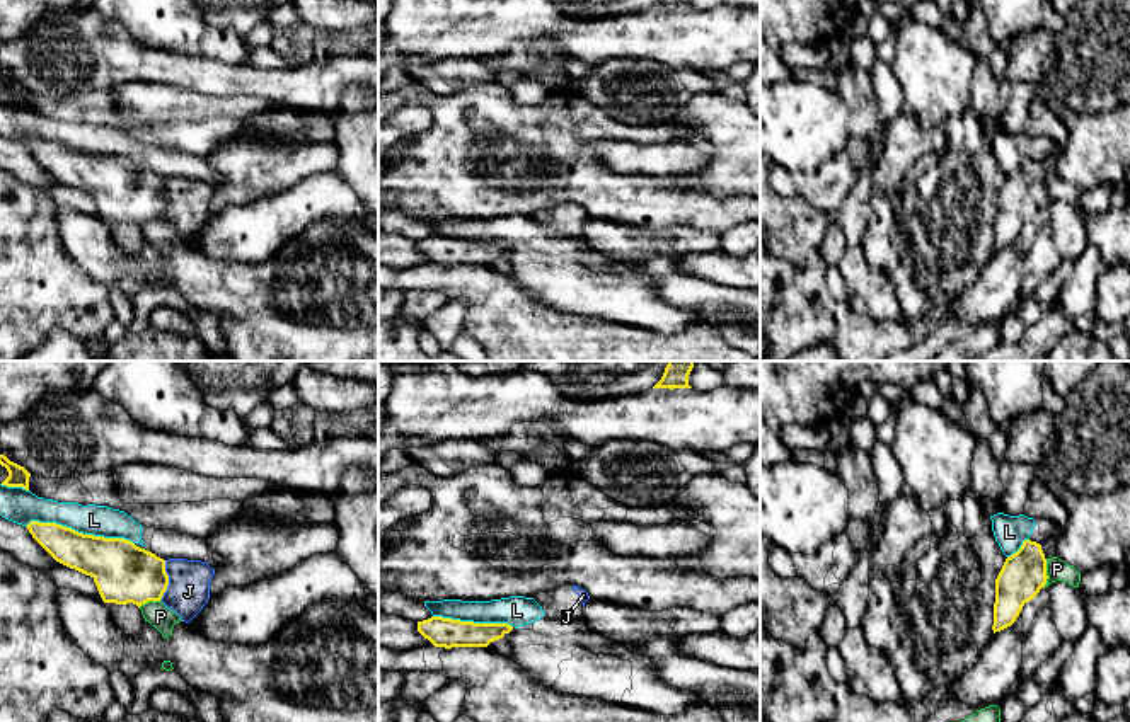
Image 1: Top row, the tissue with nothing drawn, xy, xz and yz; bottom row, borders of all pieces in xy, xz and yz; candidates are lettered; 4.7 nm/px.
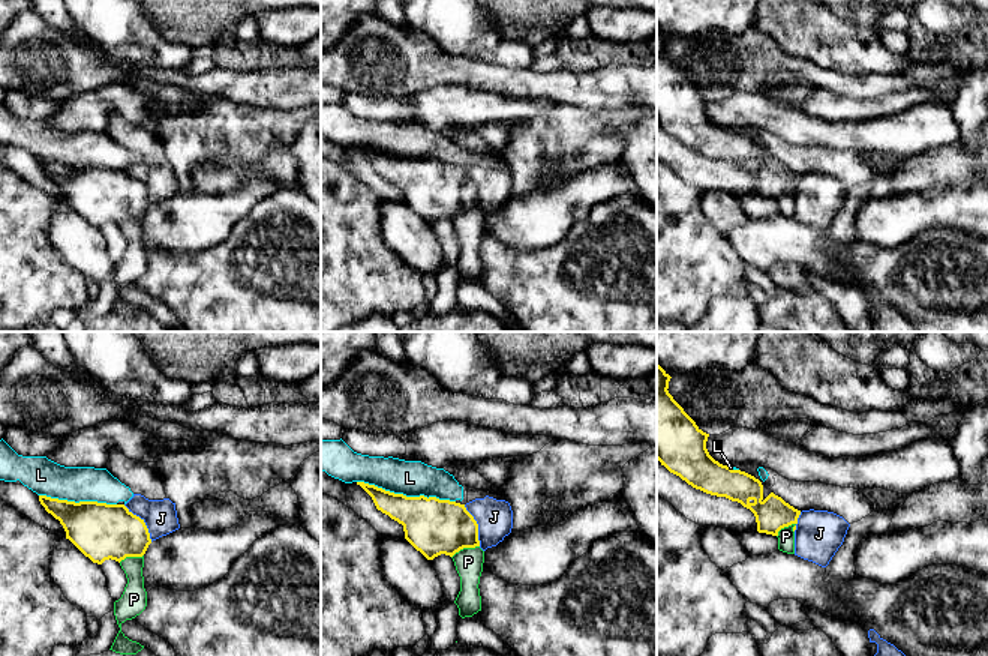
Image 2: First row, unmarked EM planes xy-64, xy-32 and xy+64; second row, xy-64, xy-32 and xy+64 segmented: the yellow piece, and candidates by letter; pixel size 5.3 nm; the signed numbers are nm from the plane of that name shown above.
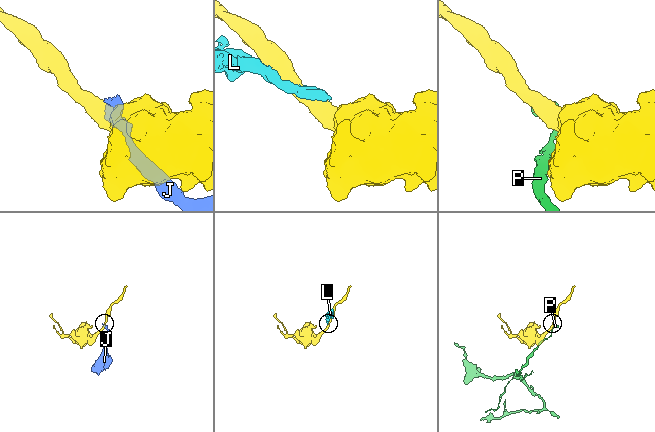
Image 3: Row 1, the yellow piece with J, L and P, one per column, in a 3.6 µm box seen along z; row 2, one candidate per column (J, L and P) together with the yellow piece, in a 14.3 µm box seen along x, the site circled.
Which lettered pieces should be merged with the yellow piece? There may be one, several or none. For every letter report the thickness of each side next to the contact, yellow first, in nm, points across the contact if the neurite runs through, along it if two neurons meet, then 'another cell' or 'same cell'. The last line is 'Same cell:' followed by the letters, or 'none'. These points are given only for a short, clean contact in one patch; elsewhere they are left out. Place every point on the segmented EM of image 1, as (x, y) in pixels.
J: 280/200 nm | along xy (166, 561), (167, 590), (159, 600) | another cell
L: 260/140 nm | another cell
P: 220/100 nm | along yz (1047, 559), (1047, 583), (1043, 586) | another cell
Same cell: none

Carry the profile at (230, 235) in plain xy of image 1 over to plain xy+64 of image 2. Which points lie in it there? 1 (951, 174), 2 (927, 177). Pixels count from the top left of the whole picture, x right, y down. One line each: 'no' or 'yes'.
1: no
2: no

